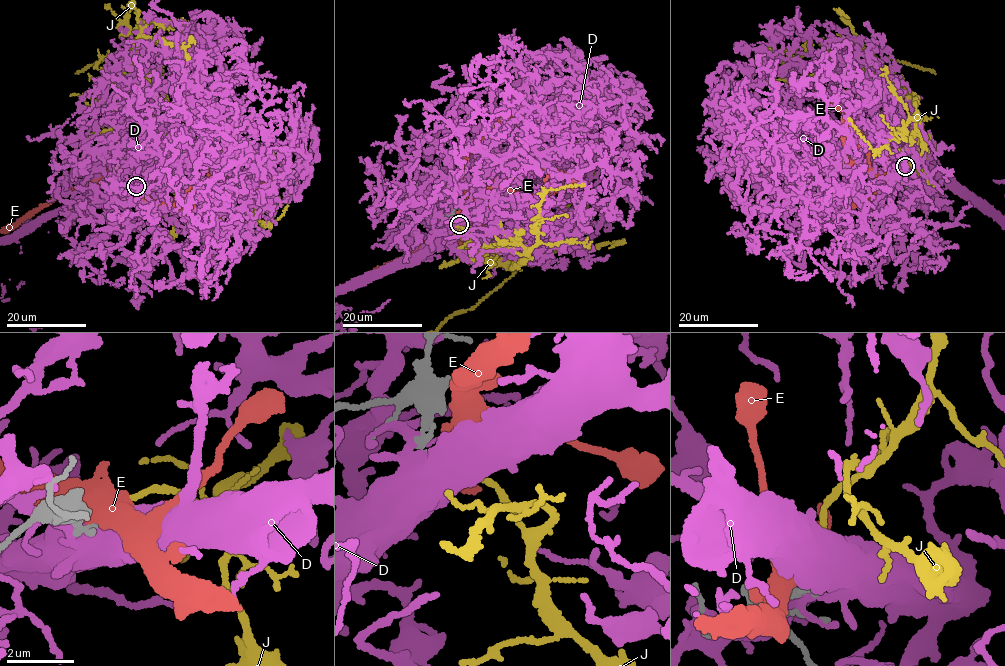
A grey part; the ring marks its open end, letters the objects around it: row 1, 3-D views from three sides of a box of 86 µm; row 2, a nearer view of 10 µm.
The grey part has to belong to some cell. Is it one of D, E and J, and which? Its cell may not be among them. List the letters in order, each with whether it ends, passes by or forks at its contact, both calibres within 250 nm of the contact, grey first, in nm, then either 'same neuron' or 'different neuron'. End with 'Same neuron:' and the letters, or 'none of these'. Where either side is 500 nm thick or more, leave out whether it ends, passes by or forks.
D: it forks | 150/480 nm | different neuron
E: 190/600 nm | different neuron
J: it ends | 180/170 nm | same neuron
Same neuron: J

